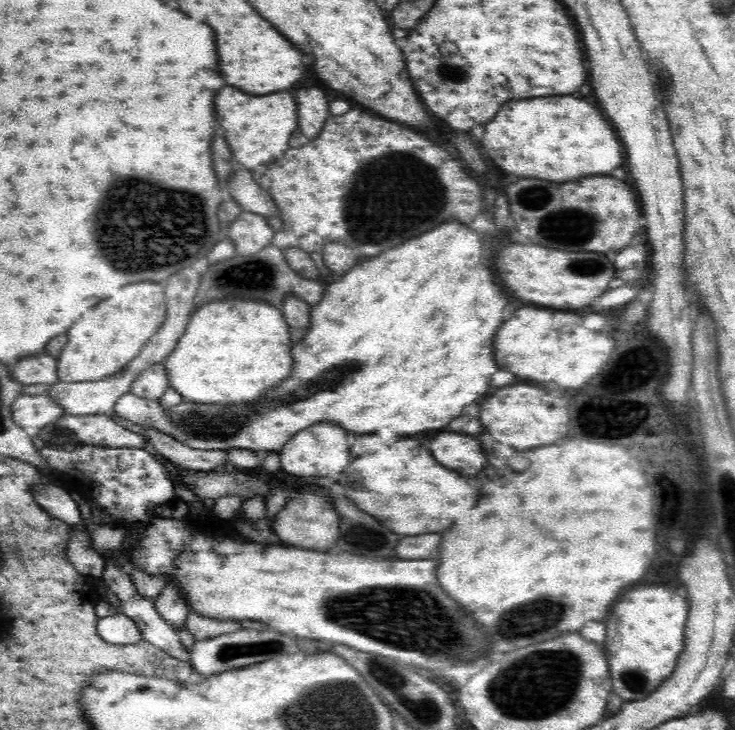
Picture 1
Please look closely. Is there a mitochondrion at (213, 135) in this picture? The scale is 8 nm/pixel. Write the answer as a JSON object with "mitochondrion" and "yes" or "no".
{"mitochondrion":"no"}

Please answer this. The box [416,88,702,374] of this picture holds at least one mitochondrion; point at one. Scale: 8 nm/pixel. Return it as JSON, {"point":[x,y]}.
{"point":[534,196]}

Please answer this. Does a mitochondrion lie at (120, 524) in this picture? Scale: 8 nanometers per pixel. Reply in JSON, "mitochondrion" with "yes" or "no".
{"mitochondrion":"no"}

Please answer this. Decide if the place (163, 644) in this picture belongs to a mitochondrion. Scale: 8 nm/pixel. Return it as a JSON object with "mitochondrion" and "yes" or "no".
{"mitochondrion":"no"}

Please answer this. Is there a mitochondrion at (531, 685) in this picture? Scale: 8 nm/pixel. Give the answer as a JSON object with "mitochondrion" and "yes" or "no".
{"mitochondrion":"yes"}

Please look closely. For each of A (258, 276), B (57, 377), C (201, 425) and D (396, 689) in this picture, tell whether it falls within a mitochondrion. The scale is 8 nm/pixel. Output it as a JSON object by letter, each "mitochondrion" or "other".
{"A":"mitochondrion","B":"other","C":"mitochondrion","D":"mitochondrion"}

